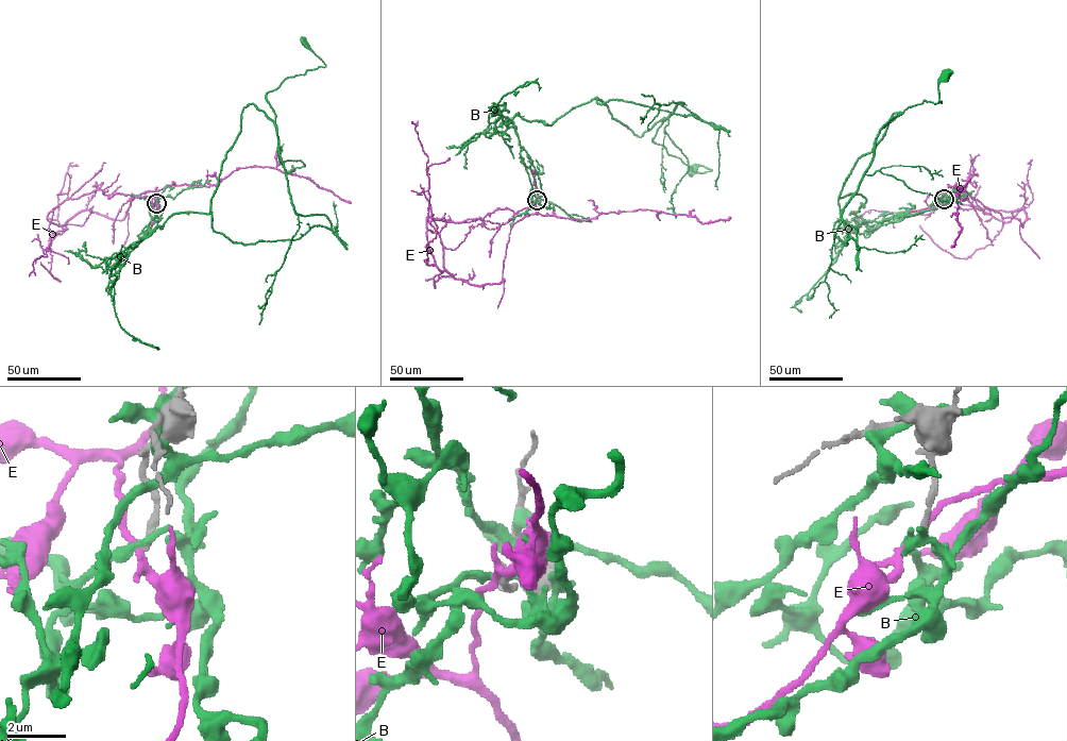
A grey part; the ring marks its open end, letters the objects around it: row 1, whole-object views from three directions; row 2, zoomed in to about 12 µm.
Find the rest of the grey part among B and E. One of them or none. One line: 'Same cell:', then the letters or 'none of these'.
Same cell: none of these

